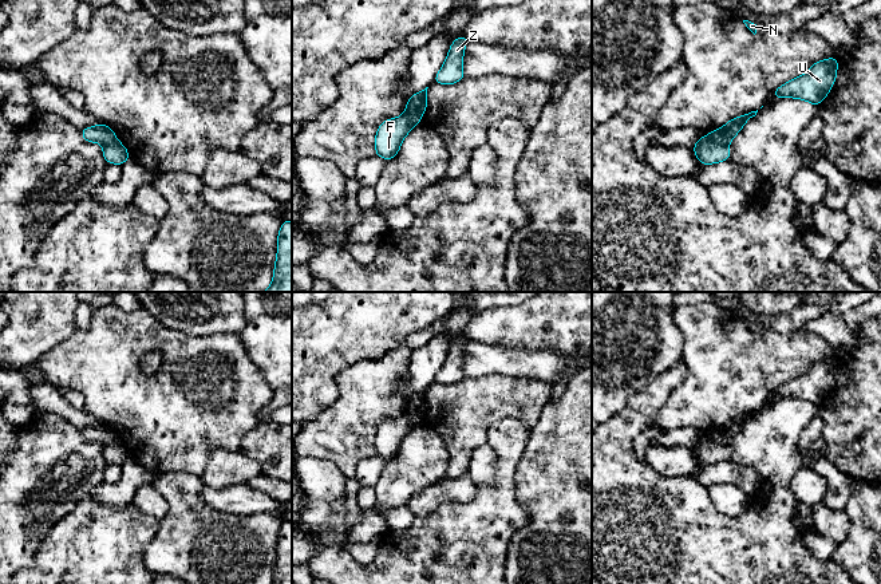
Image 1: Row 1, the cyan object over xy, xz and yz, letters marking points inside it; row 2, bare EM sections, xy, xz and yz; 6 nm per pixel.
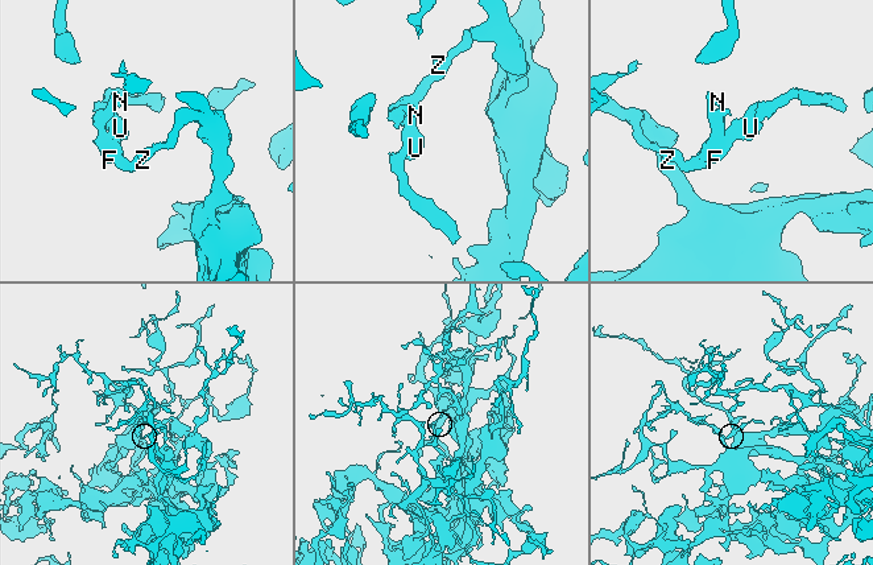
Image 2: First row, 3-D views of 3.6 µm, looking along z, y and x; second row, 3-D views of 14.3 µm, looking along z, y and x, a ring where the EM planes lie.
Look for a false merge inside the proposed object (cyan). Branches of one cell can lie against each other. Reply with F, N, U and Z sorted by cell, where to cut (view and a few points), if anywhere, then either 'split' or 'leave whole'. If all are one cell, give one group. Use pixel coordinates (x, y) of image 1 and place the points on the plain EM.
F N U / Z | yz (707, 435), (715, 442), (726, 445) | split

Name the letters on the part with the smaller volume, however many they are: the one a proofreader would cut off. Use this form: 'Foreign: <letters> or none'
Foreign: F, N, U

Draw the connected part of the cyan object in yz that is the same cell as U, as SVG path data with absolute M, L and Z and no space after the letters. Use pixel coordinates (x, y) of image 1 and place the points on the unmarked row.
M835 356L817 362L805 375L782 384L771 395L774 398L798 398L818 406L833 387L837 367Z

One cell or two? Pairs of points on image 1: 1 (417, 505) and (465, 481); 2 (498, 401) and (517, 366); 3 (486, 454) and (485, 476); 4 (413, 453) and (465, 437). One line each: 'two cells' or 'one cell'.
1: one cell
2: two cells
3: one cell
4: two cells

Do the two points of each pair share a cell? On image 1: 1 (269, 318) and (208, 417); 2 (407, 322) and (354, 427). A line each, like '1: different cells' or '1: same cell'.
1: different cells
2: different cells

